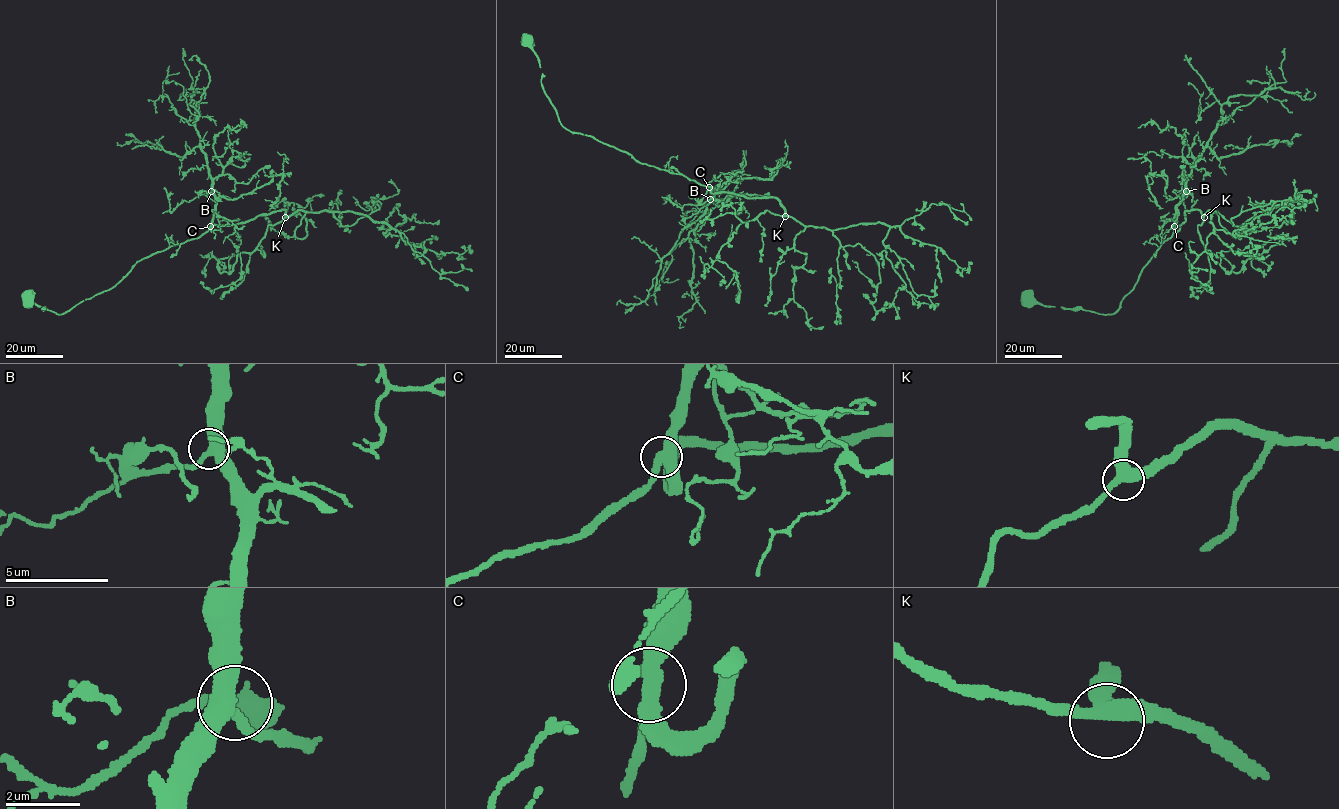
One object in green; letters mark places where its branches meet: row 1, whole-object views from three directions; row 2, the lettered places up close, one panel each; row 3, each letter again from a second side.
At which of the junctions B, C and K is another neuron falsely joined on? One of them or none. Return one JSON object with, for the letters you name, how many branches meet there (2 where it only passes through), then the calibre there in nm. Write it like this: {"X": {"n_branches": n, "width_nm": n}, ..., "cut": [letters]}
{"cut": []}

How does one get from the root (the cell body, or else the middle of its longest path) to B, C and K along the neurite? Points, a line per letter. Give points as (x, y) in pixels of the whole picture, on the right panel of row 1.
B: (1027, 298), (1033, 298), (1046, 306), (1112, 314), (1134, 287), (1143, 267), (1172, 234), (1177, 204), (1186, 191)
C: (1027, 298), (1033, 298), (1046, 306), (1112, 314), (1134, 287), (1143, 267), (1172, 234), (1174, 227)
K: (1027, 298), (1046, 306), (1112, 314), (1157, 250), (1185, 220), (1185, 212), (1197, 209), (1204, 217)

